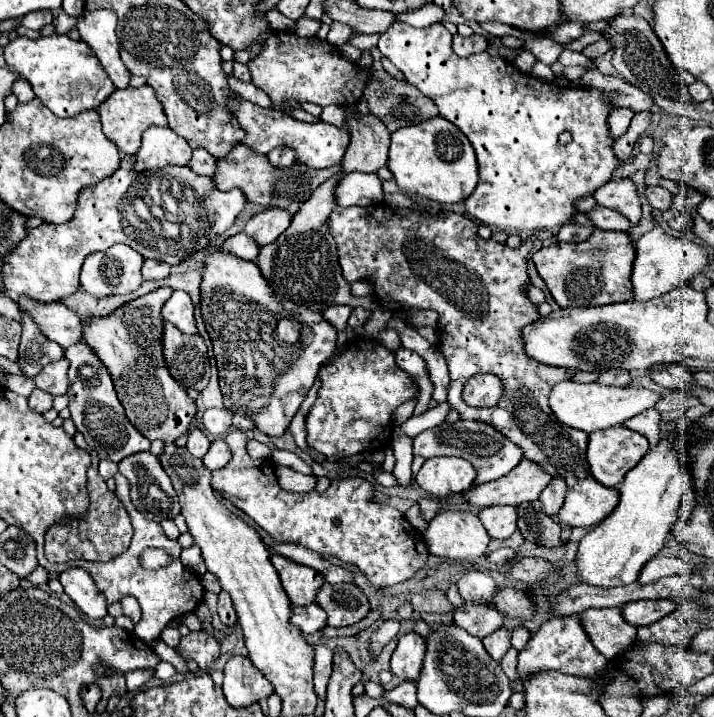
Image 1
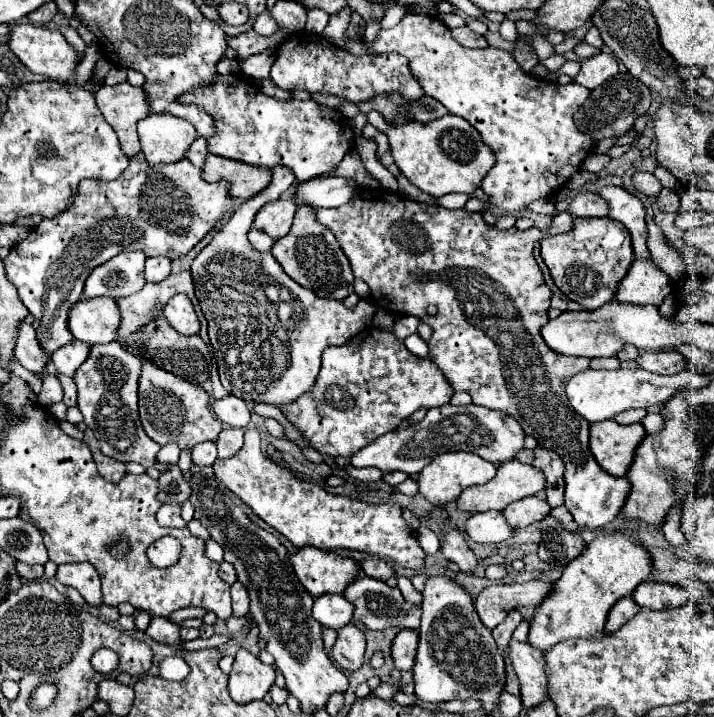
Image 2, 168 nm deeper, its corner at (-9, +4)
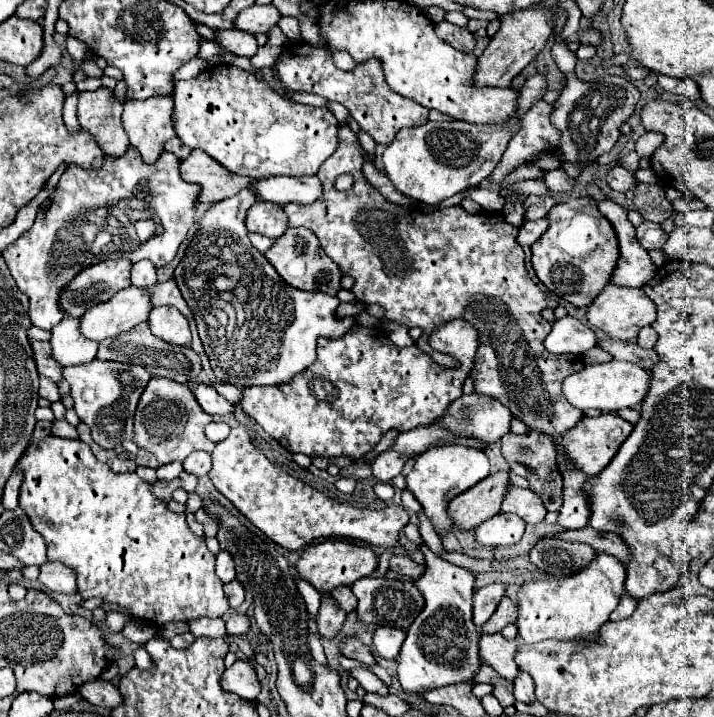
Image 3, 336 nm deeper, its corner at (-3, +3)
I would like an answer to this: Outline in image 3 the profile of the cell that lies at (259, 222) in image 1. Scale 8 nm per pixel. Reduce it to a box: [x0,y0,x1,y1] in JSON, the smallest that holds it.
[246,202,286,238]

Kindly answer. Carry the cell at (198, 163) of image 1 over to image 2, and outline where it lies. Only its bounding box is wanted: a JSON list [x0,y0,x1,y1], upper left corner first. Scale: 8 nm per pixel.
[186,137,208,167]

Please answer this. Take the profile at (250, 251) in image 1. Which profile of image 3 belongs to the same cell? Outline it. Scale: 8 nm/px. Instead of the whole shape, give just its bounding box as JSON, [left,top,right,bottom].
[250,234,274,254]

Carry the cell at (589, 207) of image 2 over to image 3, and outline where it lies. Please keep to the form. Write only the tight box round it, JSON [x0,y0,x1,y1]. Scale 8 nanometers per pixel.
[540,168,574,192]

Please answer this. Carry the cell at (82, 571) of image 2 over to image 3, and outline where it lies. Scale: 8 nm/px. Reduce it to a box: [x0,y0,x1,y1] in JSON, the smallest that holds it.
[38,562,76,594]

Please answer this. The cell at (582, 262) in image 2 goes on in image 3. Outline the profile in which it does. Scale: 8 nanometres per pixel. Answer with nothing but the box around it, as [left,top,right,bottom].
[532,198,618,308]

